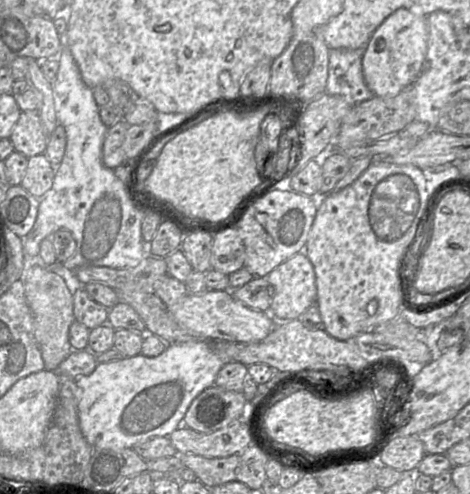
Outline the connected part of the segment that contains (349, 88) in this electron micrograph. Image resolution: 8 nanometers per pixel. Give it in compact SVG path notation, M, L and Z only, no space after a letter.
M330 49L326 93L342 96L351 104L374 96L365 83L362 69L363 49Z

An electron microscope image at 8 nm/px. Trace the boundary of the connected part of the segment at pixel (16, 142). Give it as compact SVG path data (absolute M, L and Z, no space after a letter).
M21 111L9 140L14 151L27 158L44 154L48 136L43 129L38 111Z

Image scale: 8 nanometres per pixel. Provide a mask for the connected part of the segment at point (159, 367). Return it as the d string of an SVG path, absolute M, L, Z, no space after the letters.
M198 340L198 341L187 341L184 343L173 343L173 344L168 344L167 348L158 356L156 357L147 357L144 356L142 354L138 354L134 357L125 357L122 360L118 360L118 361L112 361L112 362L107 362L107 363L98 363L95 370L87 376L82 376L78 379L75 380L76 385L78 387L78 419L79 419L79 425L80 425L80 429L81 432L84 436L84 438L86 439L86 441L89 443L89 445L92 446L93 449L109 449L109 450L122 450L122 449L126 449L126 448L132 448L135 444L139 443L139 442L145 442L146 440L148 440L149 438L152 437L168 437L172 432L174 432L177 428L179 428L182 424L183 424L183 419L184 416L187 412L187 409L189 408L190 404L192 403L192 401L205 389L211 387L214 385L216 376L218 374L218 372L220 371L220 369L223 367L223 365L227 362L231 362L231 361L224 361L223 359L221 359L217 353L214 352L214 350L211 348L211 342L207 341L207 340Z

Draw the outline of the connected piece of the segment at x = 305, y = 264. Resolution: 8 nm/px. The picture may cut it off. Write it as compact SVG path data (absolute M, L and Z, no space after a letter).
M304 252L294 254L267 274L266 278L273 288L270 314L278 322L298 319L311 305L316 304L315 272Z

